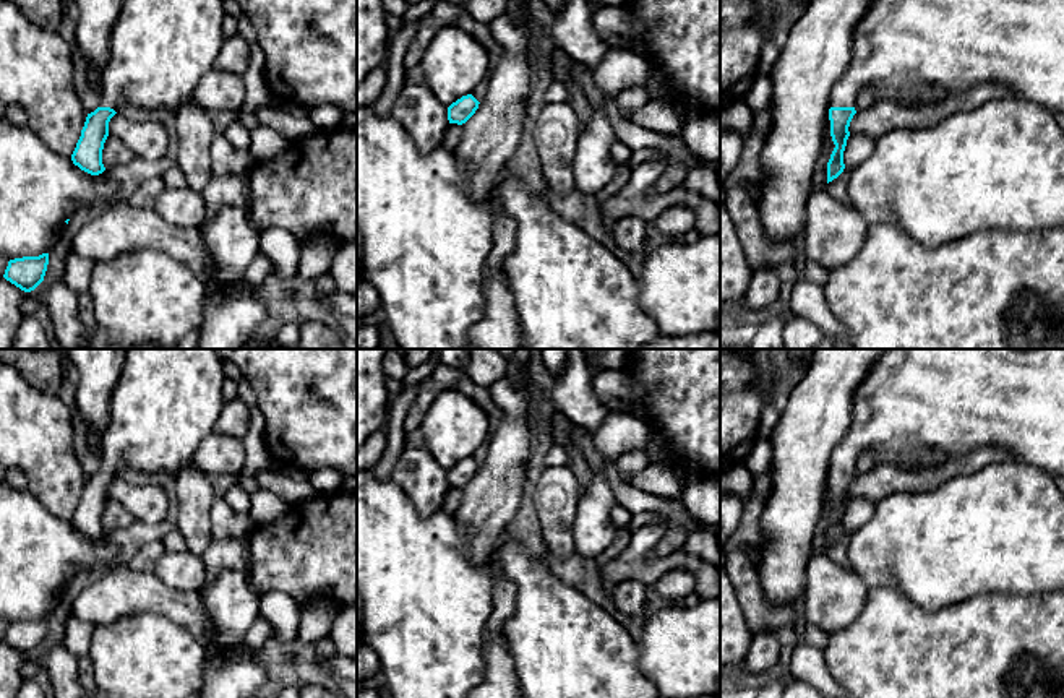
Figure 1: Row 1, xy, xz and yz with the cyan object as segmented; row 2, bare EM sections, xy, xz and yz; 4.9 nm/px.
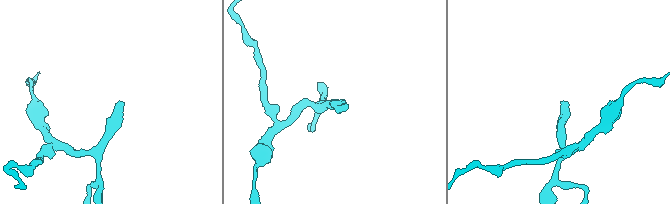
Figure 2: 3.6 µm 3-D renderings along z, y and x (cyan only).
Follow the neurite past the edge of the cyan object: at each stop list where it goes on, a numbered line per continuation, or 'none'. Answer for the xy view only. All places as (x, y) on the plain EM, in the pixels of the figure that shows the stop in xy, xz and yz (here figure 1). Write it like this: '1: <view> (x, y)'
1: xy (167, 401)

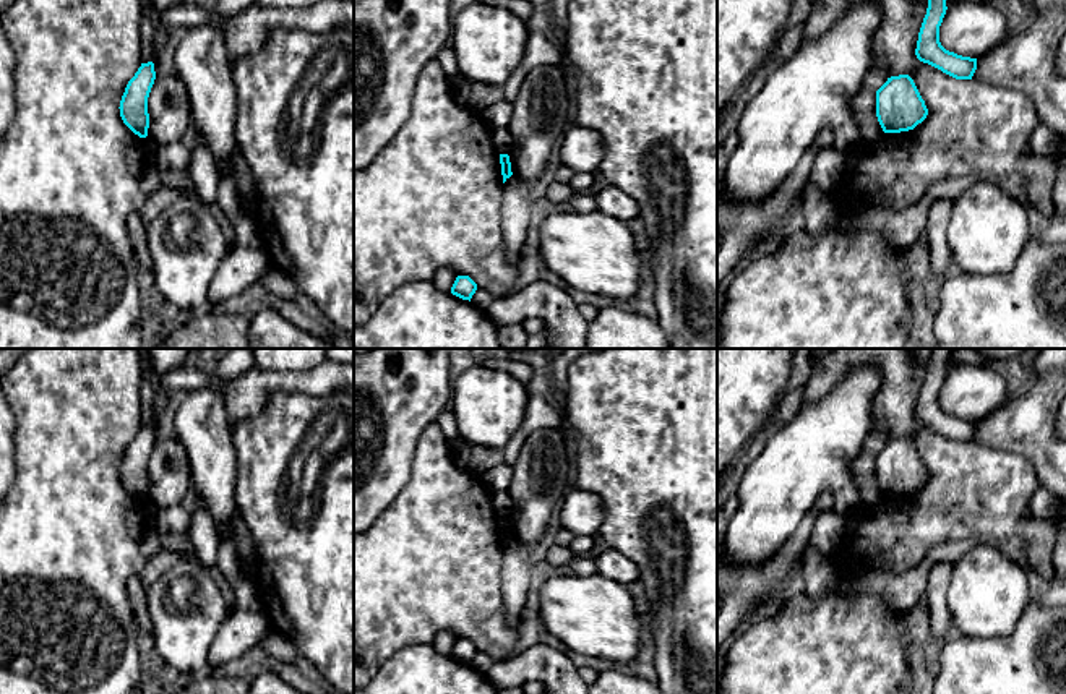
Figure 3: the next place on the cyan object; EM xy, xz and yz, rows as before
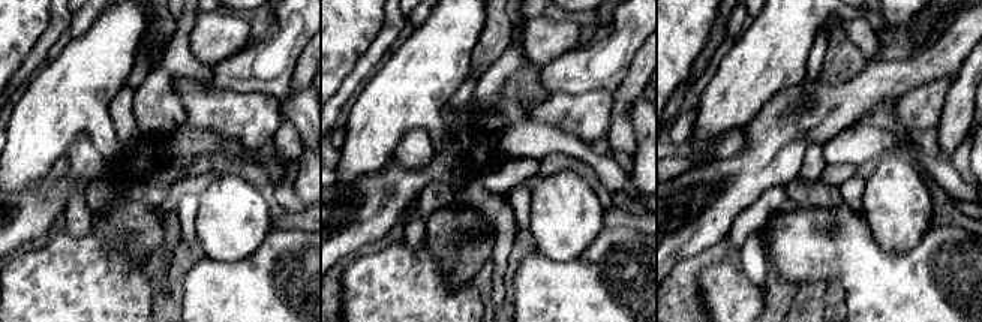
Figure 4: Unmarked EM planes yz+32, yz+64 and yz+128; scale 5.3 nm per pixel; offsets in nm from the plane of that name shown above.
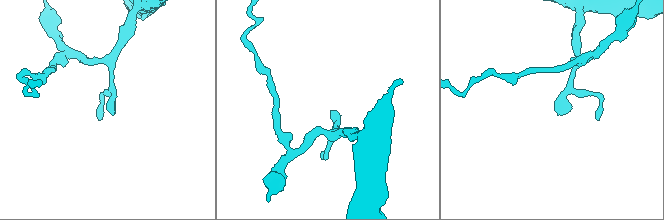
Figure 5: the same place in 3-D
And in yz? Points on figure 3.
none

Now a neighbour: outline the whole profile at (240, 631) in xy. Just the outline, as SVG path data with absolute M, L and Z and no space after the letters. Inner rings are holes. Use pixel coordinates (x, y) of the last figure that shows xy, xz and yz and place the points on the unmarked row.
M234 608L224 619L219 632L211 642L208 663L209 670L237 660L271 631L264 613Z

